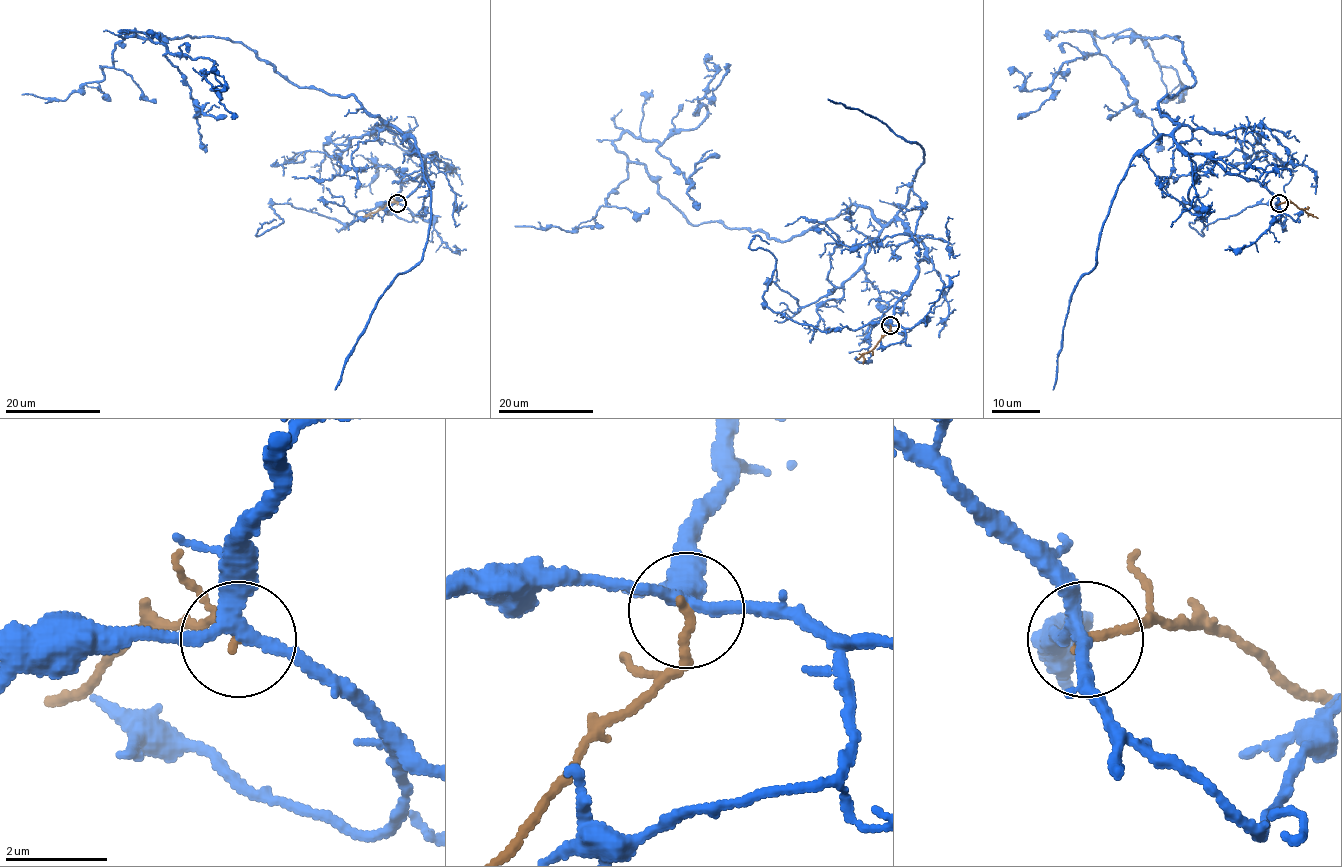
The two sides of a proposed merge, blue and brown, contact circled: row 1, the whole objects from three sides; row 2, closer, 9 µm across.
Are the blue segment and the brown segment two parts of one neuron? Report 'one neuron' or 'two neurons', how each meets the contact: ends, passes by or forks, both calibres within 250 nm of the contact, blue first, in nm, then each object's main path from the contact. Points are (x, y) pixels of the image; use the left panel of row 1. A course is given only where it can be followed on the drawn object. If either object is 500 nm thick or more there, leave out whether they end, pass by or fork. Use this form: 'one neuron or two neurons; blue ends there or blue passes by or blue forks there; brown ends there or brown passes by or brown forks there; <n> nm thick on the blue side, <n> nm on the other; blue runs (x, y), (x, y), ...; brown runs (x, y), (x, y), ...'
two neurons; blue forks there; brown ends there; 260 nm thick on the blue side, 180 nm on the other; blue runs (397, 204), (432, 155), (353, 95), (299, 88), (224, 38), (120, 36), (205, 57), (223, 90), (216, 68); brown runs (397, 204), (387, 203), (370, 218)

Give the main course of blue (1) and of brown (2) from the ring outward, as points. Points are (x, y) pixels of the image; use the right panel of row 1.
1: (1279, 204), (1174, 139), (1159, 102), (1196, 82), (1179, 37), (1086, 31), (1098, 51), (1037, 89), (1007, 68)
2: (1279, 204), (1293, 203), (1317, 218)

